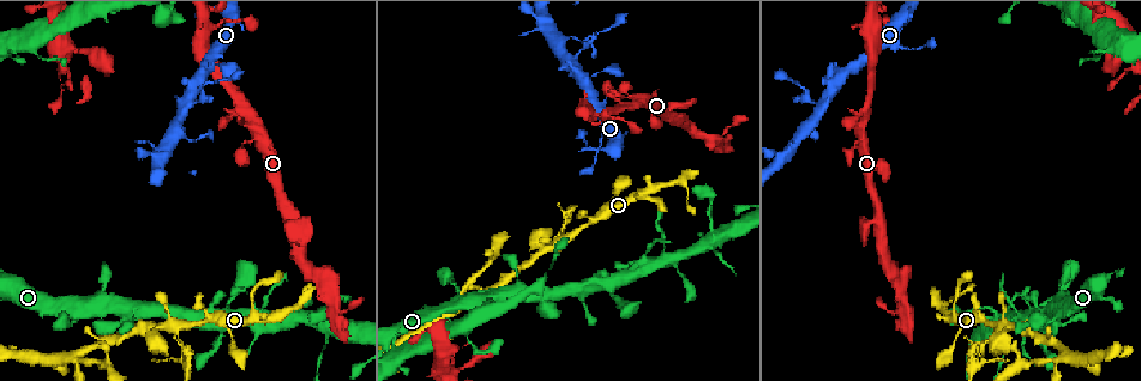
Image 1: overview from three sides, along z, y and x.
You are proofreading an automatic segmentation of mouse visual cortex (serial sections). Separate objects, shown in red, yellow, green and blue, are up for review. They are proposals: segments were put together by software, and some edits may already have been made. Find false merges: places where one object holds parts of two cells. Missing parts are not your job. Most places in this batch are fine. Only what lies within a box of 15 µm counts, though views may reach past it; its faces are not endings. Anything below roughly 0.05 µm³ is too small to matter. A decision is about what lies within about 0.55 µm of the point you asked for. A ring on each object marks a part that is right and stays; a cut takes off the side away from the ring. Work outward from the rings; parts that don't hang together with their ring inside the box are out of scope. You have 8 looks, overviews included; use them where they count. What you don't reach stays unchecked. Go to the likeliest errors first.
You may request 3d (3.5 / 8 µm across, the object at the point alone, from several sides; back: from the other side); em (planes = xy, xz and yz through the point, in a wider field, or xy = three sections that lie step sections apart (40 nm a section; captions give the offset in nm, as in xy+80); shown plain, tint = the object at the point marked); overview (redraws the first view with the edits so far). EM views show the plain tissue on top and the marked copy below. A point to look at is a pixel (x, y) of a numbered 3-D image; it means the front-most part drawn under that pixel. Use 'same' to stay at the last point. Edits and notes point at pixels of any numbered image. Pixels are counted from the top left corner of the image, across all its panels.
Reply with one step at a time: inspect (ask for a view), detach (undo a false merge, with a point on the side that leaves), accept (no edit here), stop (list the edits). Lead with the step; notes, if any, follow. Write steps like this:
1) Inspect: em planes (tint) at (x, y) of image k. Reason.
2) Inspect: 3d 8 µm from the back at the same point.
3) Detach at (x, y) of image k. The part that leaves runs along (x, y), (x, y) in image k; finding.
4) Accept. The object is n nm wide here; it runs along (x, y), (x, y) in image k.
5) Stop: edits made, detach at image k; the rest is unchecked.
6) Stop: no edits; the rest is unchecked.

Inspect: 3d 8 µm at (254, 309) of image 1. Sharp bend.

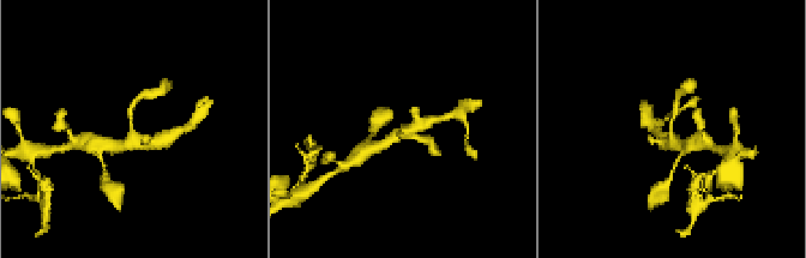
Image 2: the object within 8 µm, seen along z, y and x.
Inspect: 3d 3.5 µm at (671, 127) of image 2. Zoom in.

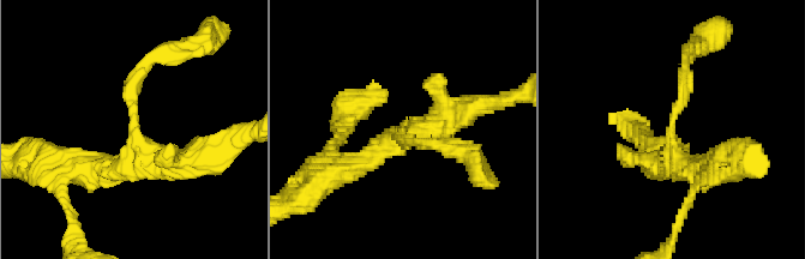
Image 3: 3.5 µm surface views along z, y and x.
Inspect: em xy step 5 (tint) at (401, 125) of image 3. 3 arms meet here; the arms are 150, 300, 350 nm wide.

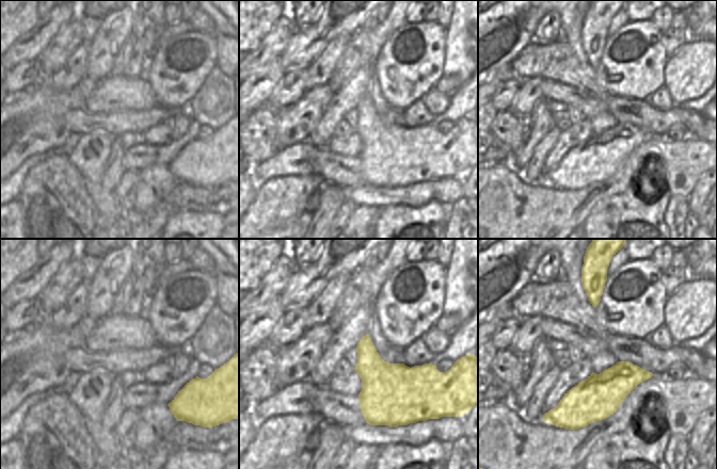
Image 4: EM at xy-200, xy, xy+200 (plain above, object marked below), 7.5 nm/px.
Accept. Continuous, no second cell.

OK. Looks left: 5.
Inspect: 3d 8 µm at (586, 37) of image 1. Abrupt turn.

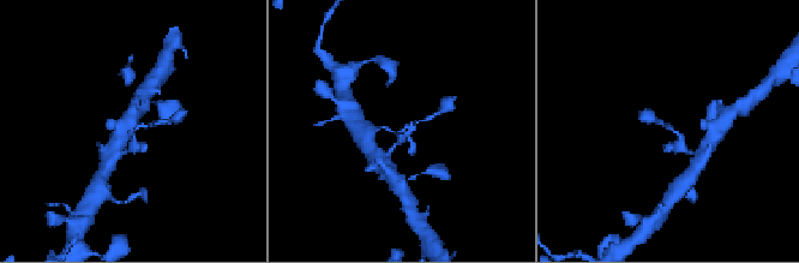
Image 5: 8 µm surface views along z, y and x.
Inspect: 3d 3.5 µm at (672, 127) of image 5. Closer look.

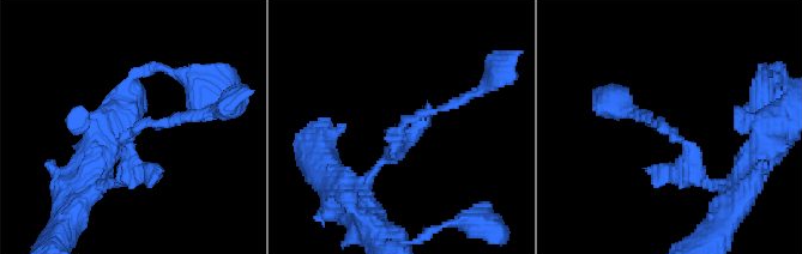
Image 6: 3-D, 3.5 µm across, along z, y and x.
Accept. It runs along (374, 171), (411, 119), (470, 95) in image 6; all the same cell.

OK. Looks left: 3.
Inspect: 3d 3.5 µm at (1067, 351) of image 1. Four-way junction.

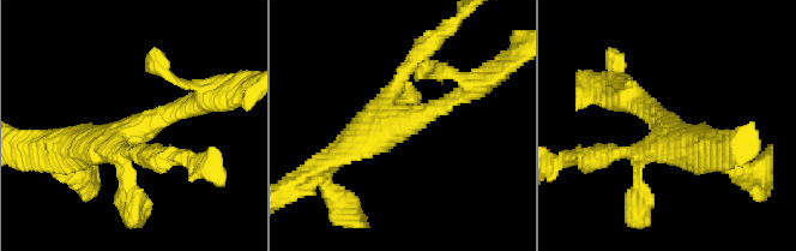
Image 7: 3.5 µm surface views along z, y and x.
Inspect: em xy step 3 (tint) at (125, 133) of image 7. Need the tissue.

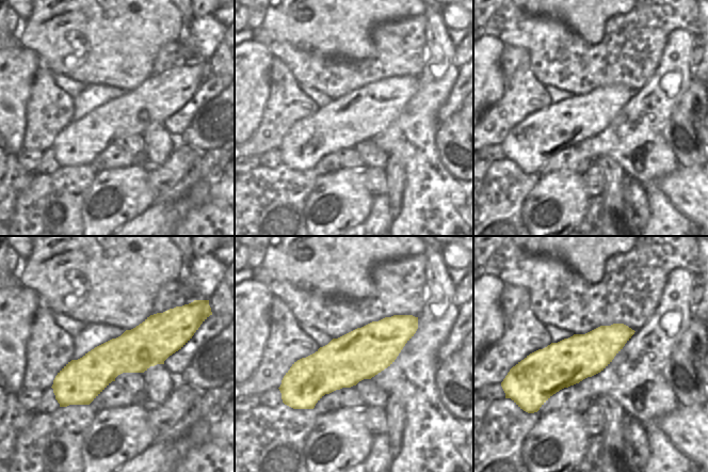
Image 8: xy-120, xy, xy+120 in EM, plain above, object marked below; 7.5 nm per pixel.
Accept. 4 arms meet here; the arms are 150, 200, 200, 350 nm wide; it runs along (462, 93), (330, 160) in image 7; all the same cell.

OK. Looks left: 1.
Stop: no edits; the rest is unchecked.

